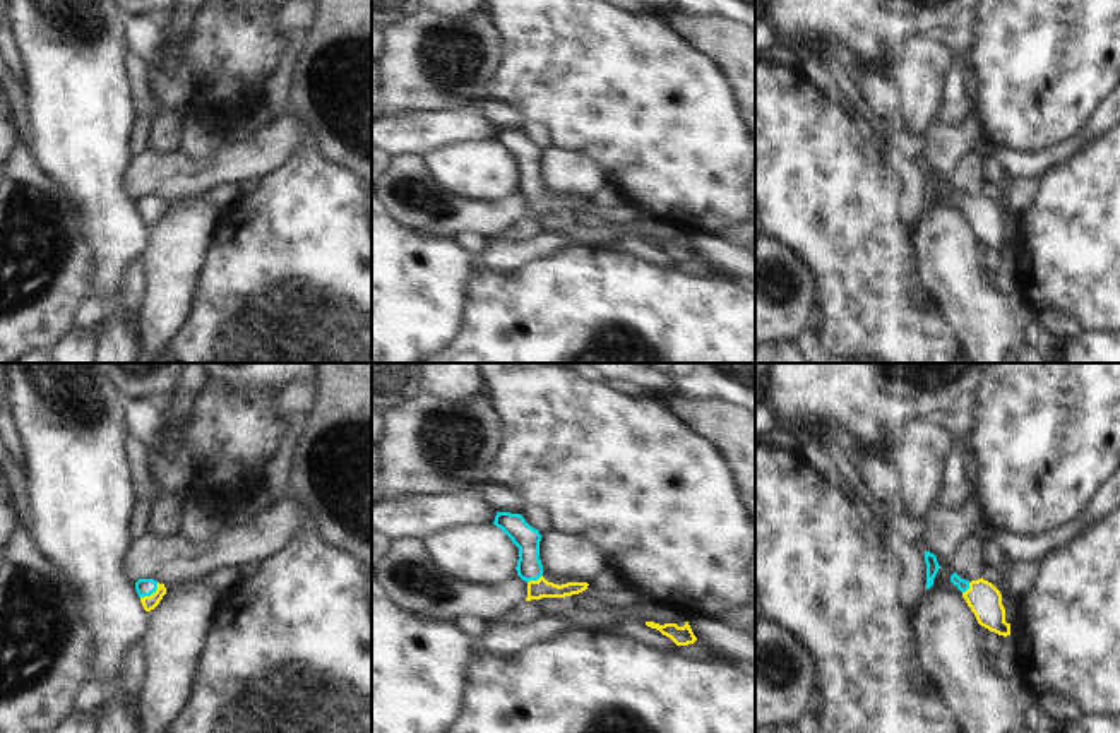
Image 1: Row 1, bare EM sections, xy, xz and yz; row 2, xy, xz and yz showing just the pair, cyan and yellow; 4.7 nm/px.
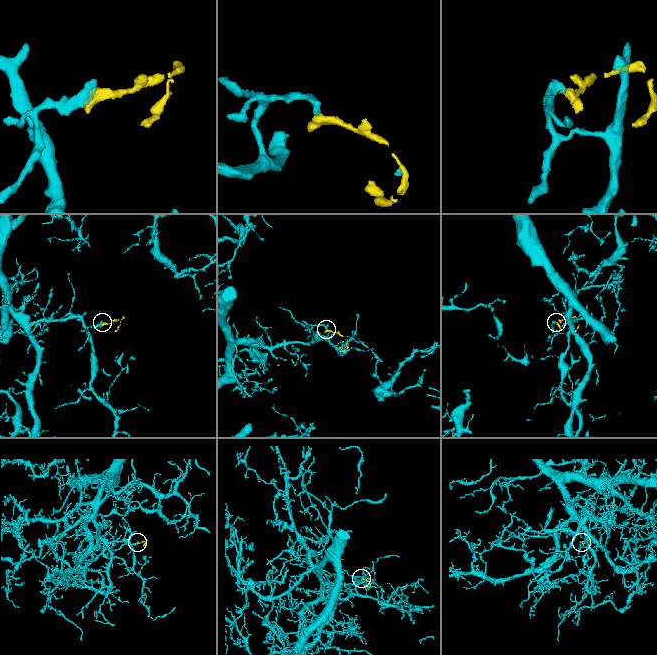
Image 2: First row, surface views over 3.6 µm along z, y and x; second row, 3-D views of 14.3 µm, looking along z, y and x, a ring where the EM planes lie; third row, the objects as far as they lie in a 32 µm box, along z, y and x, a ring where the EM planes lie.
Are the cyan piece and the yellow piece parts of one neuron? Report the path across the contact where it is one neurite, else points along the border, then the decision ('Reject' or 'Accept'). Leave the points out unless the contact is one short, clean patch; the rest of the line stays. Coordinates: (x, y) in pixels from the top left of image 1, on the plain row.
Path across: xy (142, 202), (151, 209), (151, 218). Accept.

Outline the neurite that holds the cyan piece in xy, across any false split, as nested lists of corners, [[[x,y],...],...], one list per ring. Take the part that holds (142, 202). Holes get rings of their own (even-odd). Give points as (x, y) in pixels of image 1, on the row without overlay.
[[[139,195],[135,199],[135,207],[146,228],[154,226],[166,211],[164,200],[159,200],[154,195]]]

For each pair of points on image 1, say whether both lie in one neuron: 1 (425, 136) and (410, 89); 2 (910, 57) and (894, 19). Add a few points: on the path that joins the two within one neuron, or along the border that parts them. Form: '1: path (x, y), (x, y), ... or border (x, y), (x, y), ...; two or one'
1: border (456, 107), (389, 113); two
2: border (930, 35), (913, 35), (898, 50); two

